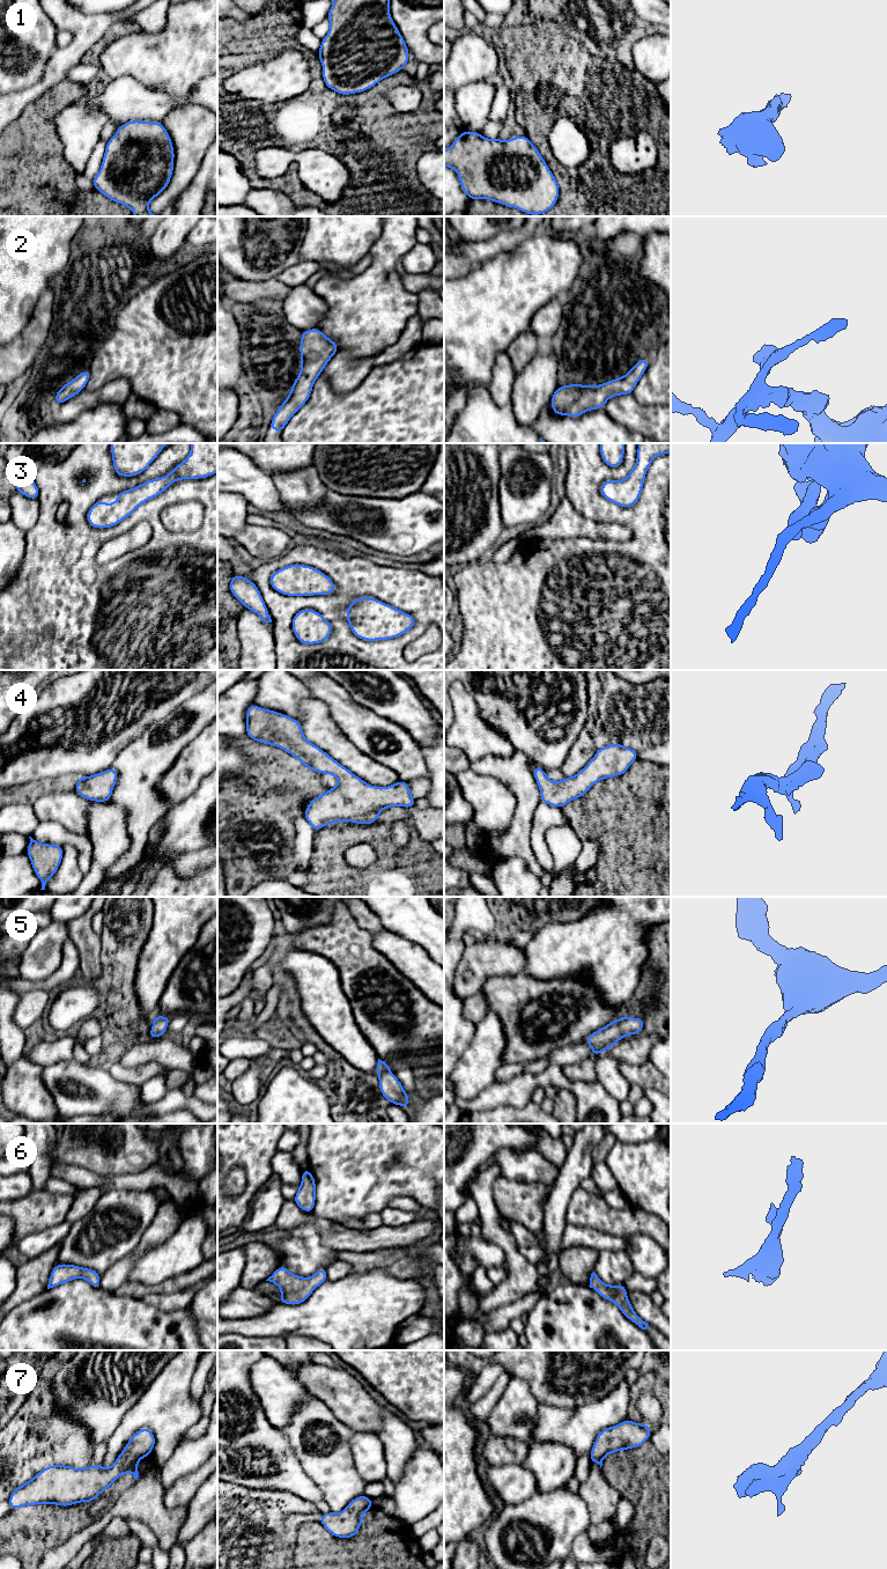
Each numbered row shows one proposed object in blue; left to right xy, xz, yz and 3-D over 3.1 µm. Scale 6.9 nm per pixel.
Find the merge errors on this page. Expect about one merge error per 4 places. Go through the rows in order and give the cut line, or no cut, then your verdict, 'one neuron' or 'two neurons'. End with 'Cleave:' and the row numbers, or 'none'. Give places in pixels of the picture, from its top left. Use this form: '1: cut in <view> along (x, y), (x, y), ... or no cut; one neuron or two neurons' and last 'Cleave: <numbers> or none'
1: no cut; one neuron
2: no cut; one neuron
3: no cut; one neuron
4: no cut; one neuron
5: no cut; one neuron
6: no cut; one neuron
7: cut in xy along (139, 1459), (126, 1471); two neurons
Cleave: 7

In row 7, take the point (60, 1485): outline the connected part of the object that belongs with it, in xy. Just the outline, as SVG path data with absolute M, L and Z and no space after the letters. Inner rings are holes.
M146 1427L136 1431L130 1438L113 1465L109 1468L104 1468L102 1463L83 1468L74 1468L67 1465L50 1465L38 1472L30 1481L13 1489L13 1493L8 1498L9 1508L13 1511L25 1505L56 1504L69 1507L81 1502L90 1503L108 1489L120 1475L125 1474L135 1461L150 1456L155 1443L156 1439L154 1434Z

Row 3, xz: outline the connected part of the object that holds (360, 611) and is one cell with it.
M374 597L352 601L346 610L352 633L365 641L390 640L411 631L416 619Z

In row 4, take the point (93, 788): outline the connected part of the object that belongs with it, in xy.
M113 767L90 776L79 776L74 790L89 801L110 802L117 778L118 772Z

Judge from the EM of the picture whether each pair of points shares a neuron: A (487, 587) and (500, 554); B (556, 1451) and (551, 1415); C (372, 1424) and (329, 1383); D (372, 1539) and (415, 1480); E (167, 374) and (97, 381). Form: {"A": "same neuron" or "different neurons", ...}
{"A": "different neurons", "B": "different neurons", "C": "same neuron", "D": "different neurons", "E": "same neuron"}

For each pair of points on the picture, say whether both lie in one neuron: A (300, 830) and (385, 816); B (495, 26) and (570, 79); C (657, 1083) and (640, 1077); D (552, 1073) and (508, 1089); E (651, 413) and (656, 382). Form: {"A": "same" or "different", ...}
{"A": "different", "B": "different", "C": "same", "D": "same", "E": "different"}

